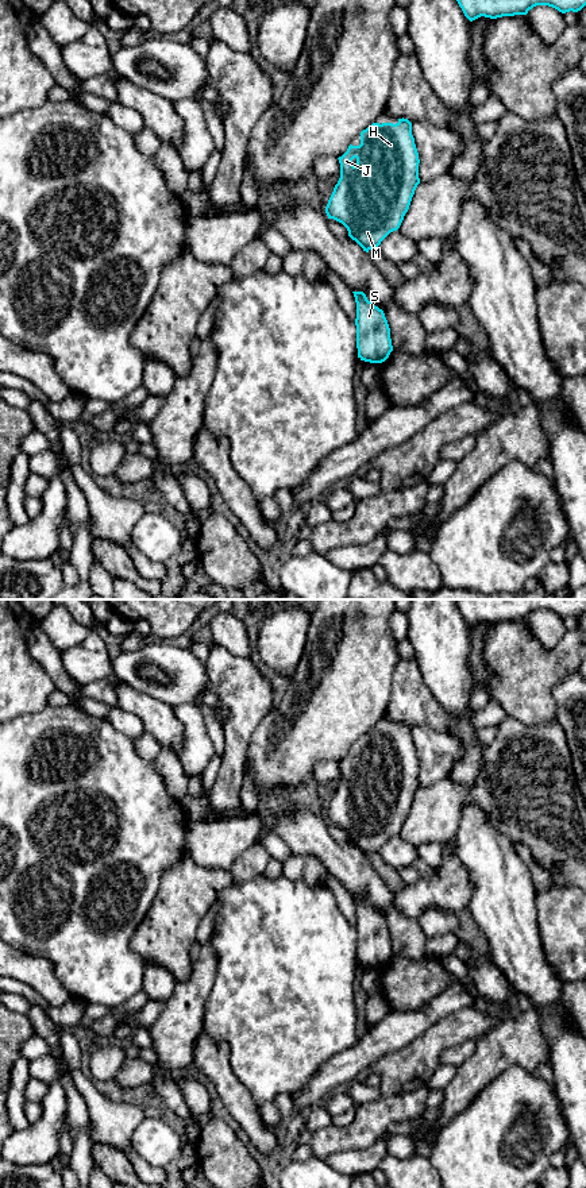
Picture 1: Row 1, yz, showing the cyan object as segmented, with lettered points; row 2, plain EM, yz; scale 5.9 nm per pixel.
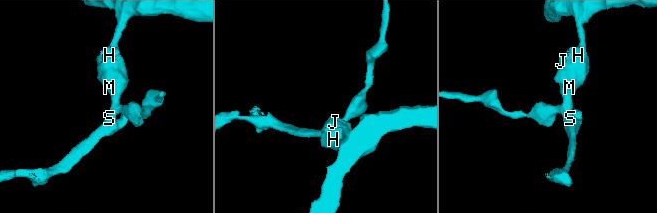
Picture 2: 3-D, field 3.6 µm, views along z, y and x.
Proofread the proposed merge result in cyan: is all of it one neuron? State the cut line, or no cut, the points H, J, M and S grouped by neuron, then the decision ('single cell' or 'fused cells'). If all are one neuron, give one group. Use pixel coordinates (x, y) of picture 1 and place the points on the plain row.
no cut; H J M S; single cell

